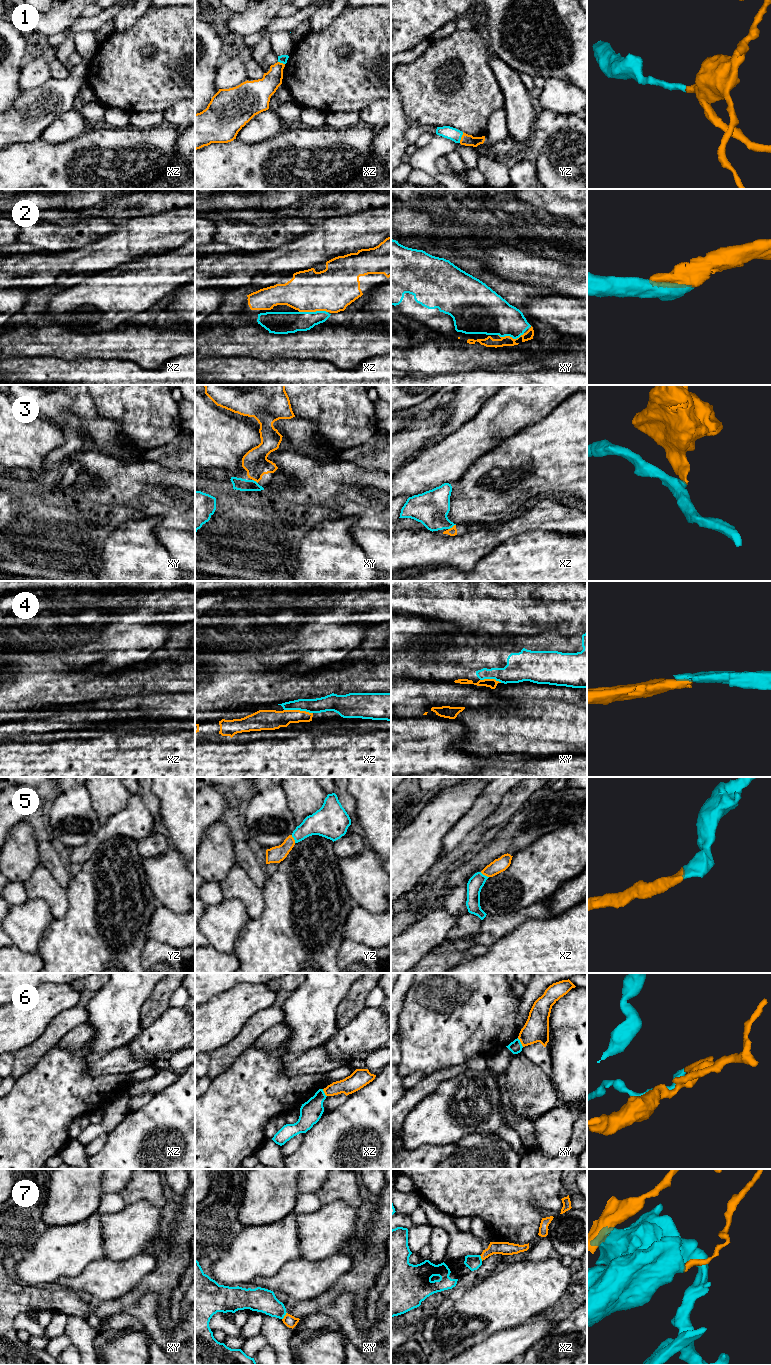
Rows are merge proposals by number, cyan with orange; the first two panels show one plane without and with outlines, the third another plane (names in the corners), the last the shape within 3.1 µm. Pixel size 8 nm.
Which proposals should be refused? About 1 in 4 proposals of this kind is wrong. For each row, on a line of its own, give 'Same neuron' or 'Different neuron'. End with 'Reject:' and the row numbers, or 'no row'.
1: Same neuron
2: Same neuron
3: Same neuron
4: Different neuron
5: Same neuron
6: Different neuron
7: Different neuron
Reject: 4, 6, 7

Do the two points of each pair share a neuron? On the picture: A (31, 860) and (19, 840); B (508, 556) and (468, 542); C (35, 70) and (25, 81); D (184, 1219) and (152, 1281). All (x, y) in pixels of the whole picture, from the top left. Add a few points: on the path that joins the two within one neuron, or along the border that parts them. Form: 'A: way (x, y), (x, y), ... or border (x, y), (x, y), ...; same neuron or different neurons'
A: way (26, 855), (21, 850), (21, 845); same neuron
B: border (511, 537), (497, 545), (474, 566); different neurons
C: way (33, 73), (28, 78); same neuron
D: way (181, 1234), (172, 1261), (167, 1266); same neuron

